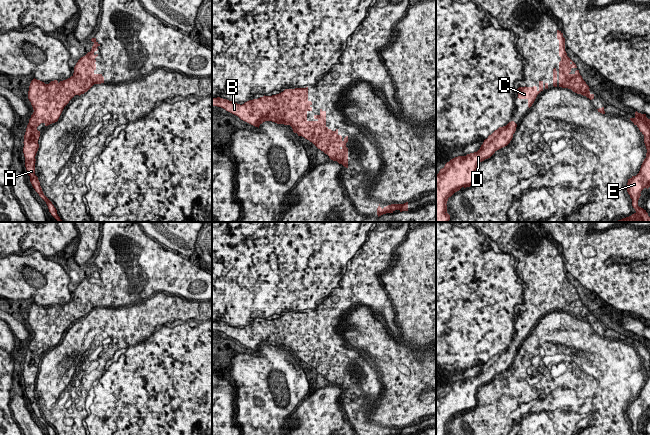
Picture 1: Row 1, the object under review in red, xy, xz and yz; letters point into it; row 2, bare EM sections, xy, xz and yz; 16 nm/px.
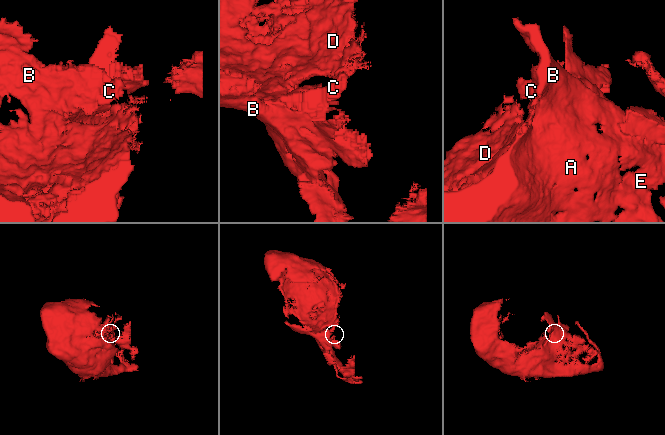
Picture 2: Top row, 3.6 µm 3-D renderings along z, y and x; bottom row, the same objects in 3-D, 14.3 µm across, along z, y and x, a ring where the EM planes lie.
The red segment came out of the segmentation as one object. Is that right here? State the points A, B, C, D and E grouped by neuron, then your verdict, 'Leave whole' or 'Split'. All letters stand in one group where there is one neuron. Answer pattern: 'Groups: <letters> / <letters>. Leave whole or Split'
Groups: A B D E / C. Split

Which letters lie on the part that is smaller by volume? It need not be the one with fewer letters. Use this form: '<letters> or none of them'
C

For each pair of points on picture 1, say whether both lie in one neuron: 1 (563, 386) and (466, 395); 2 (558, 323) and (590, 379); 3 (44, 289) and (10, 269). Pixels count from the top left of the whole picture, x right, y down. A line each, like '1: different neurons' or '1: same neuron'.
1: different neurons
2: same neuron
3: same neuron

